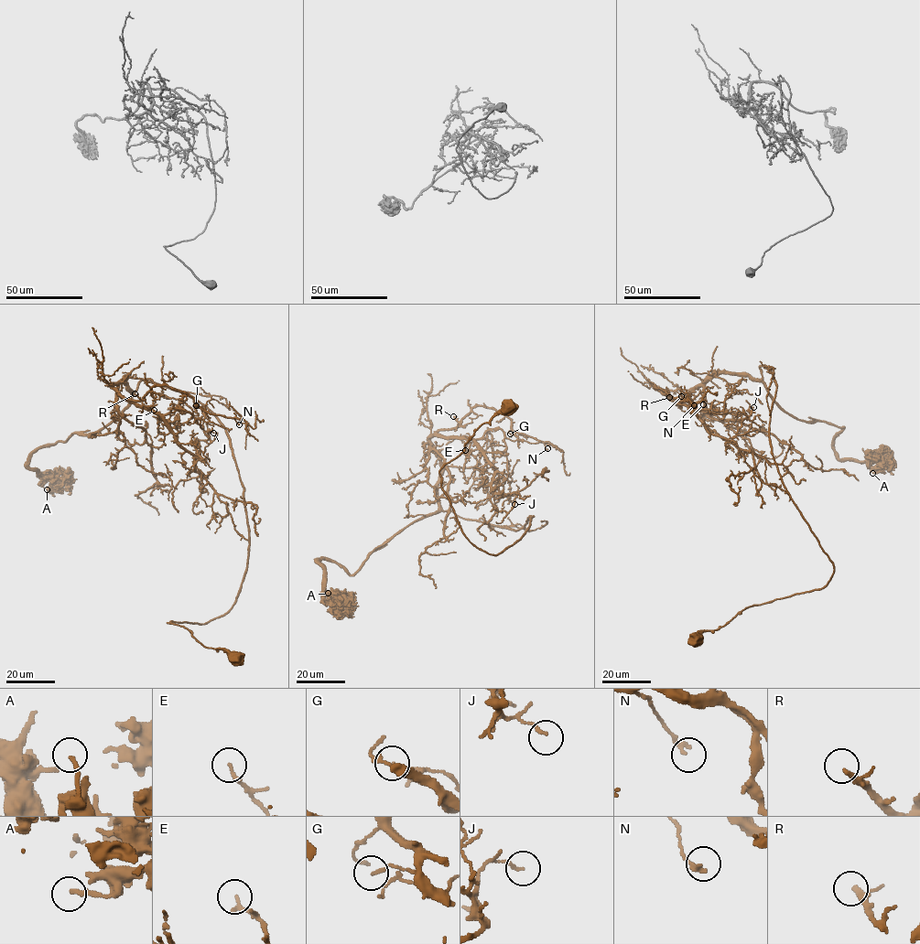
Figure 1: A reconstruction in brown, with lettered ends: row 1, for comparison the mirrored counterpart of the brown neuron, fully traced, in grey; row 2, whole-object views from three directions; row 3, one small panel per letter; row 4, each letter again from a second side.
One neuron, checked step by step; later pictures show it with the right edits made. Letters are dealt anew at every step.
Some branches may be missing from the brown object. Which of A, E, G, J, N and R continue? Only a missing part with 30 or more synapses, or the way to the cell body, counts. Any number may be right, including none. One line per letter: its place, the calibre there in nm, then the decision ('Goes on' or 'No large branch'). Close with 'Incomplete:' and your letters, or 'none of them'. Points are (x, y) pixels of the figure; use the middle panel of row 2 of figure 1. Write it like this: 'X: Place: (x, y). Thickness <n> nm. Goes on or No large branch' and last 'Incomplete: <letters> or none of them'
A: Place: (328, 593). Thickness 130 nm. No large branch
E: Place: (465, 450). Thickness 180 nm. No large branch
G: Place: (510, 434). Thickness 70 nm. No large branch
J: Place: (514, 504). Thickness 120 nm. No large branch
N: Place: (547, 448). Thickness 200 nm. No large branch
R: Place: (453, 416). Thickness 180 nm. Goes on
Incomplete: R

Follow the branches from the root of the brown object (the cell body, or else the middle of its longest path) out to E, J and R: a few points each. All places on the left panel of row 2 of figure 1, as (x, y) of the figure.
E: (235, 659), (167, 622), (205, 624), (240, 590), (249, 543), (230, 438), (182, 393), (113, 384), (154, 410)
J: (235, 659), (167, 622), (205, 624), (240, 590), (229, 434), (182, 393), (113, 385), (201, 460), (213, 433)
R: (235, 659), (167, 622), (205, 624), (240, 590), (230, 438), (182, 393), (113, 385), (135, 393)

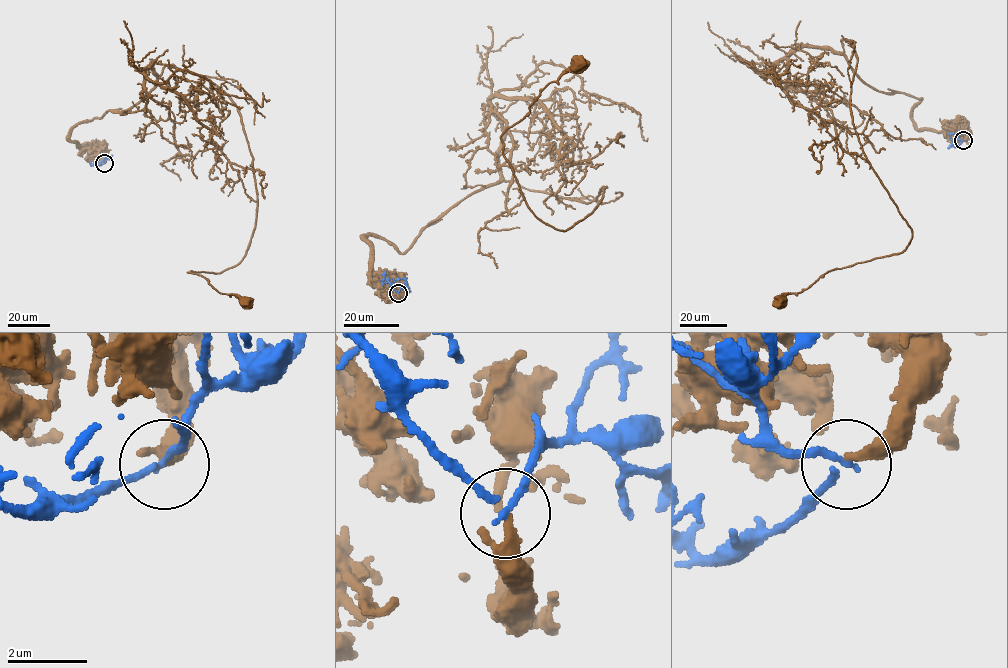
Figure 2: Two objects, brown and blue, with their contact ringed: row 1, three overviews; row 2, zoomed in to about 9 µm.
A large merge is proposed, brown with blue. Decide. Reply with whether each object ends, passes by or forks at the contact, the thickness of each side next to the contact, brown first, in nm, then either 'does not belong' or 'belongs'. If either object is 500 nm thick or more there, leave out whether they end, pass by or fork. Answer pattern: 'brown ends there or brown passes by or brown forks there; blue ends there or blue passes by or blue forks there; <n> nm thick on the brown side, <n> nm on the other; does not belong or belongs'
brown passes by; blue passes by; 180 nm thick on the brown side, 120 nm on the other; does not belong

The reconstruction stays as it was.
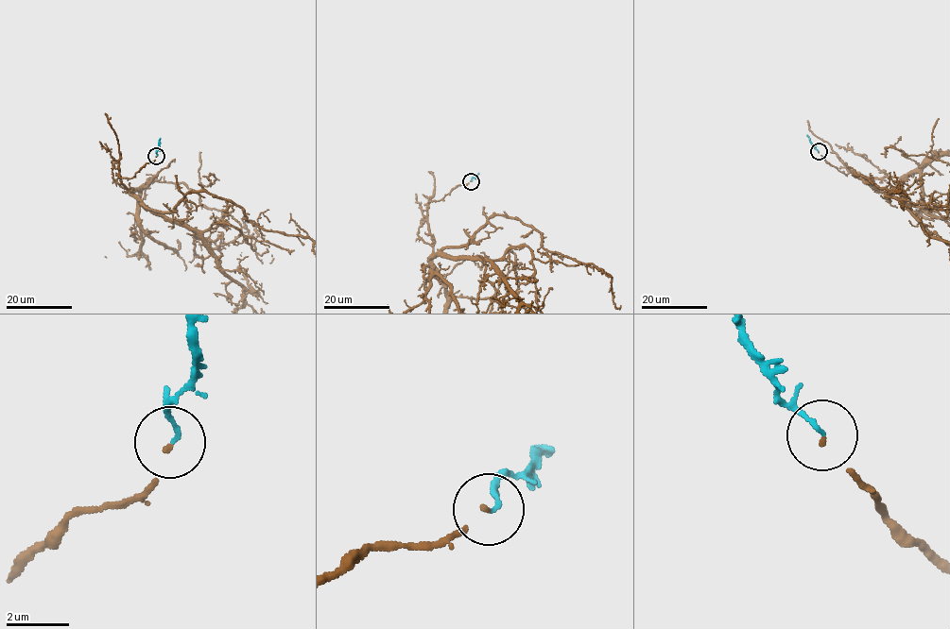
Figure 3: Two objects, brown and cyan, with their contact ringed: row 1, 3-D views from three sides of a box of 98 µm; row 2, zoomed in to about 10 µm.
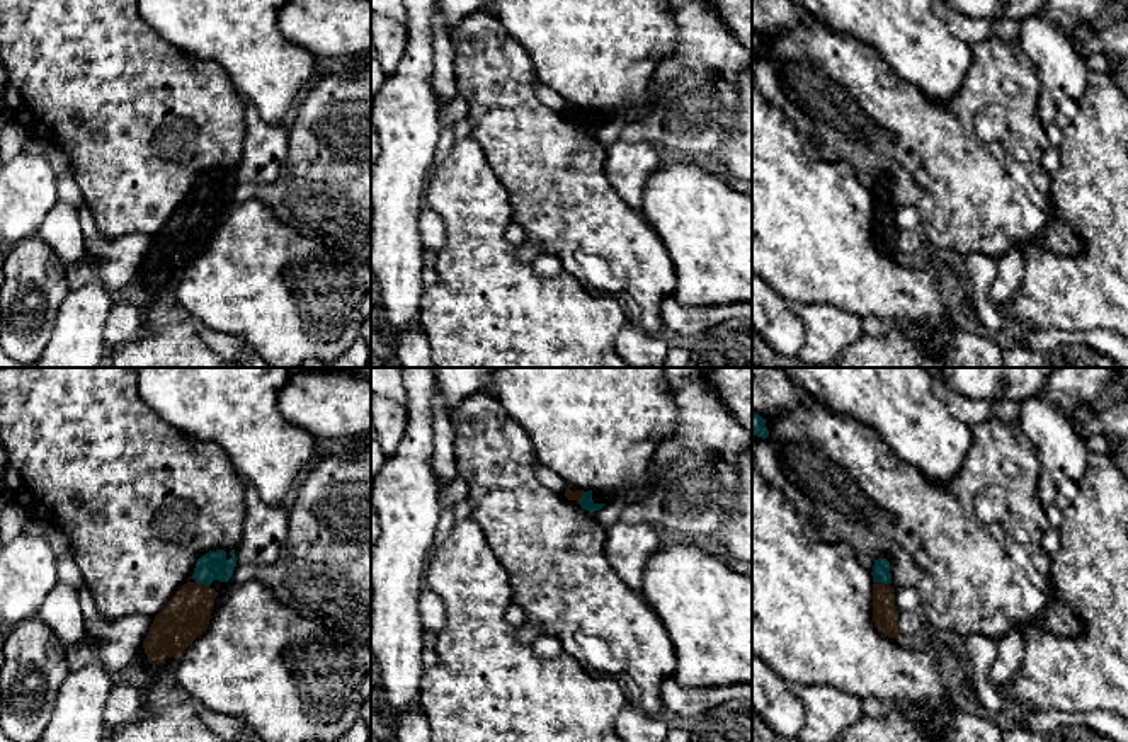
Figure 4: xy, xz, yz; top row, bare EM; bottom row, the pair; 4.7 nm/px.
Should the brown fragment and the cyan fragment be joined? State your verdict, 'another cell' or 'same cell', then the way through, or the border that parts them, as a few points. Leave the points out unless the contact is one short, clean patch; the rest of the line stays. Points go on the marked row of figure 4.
same cell | across yz (885, 613), (882, 582), (880, 572)

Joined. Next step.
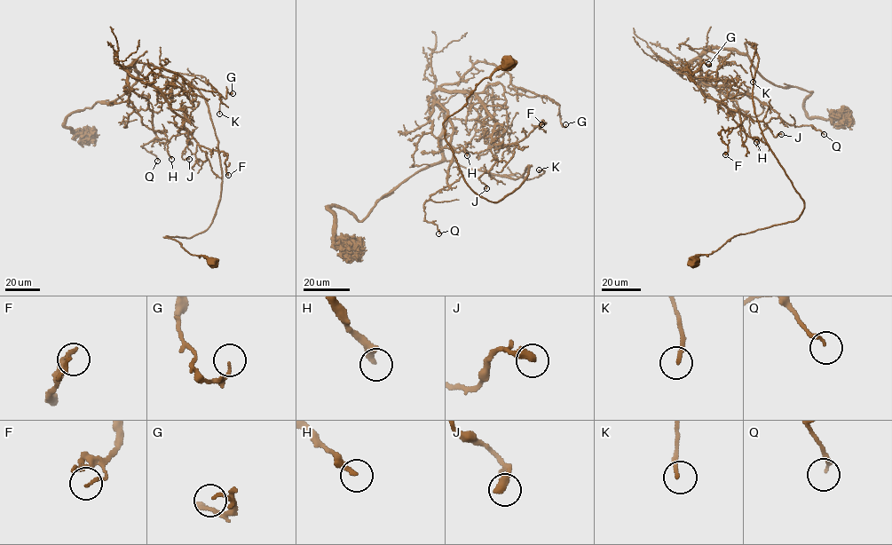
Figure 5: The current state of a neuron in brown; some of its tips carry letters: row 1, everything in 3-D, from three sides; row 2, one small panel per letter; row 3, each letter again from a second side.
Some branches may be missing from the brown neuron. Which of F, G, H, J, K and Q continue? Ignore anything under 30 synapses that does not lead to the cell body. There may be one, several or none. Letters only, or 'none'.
none

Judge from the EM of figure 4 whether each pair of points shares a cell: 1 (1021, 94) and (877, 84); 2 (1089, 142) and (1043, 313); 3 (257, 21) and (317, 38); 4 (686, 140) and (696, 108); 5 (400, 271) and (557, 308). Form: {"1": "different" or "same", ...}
{"1": "same", "2": "same", "3": "different", "4": "same", "5": "different"}

